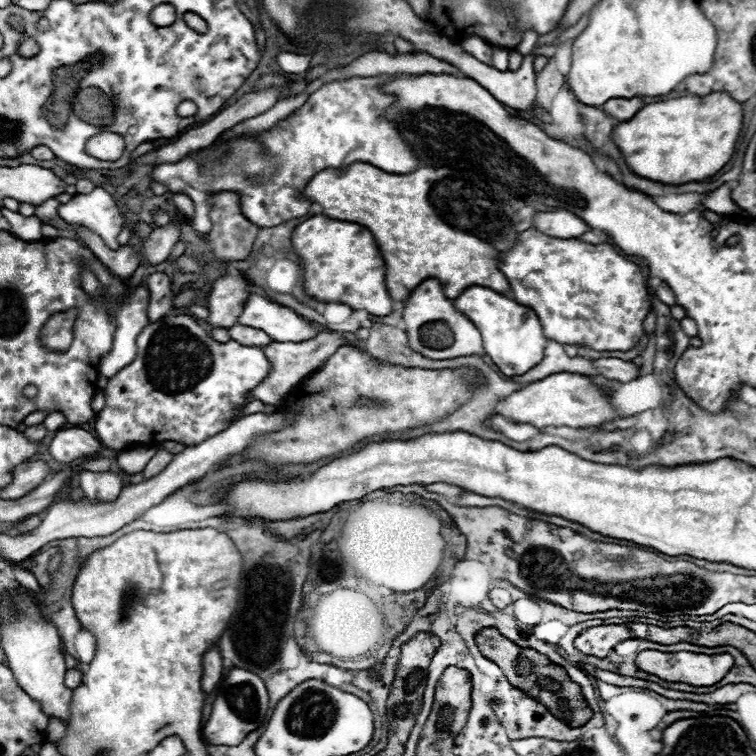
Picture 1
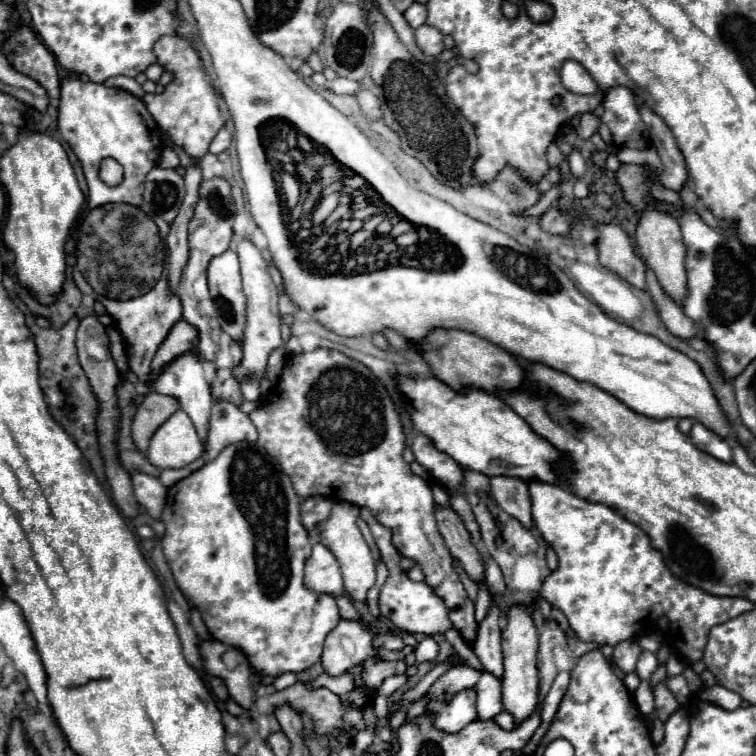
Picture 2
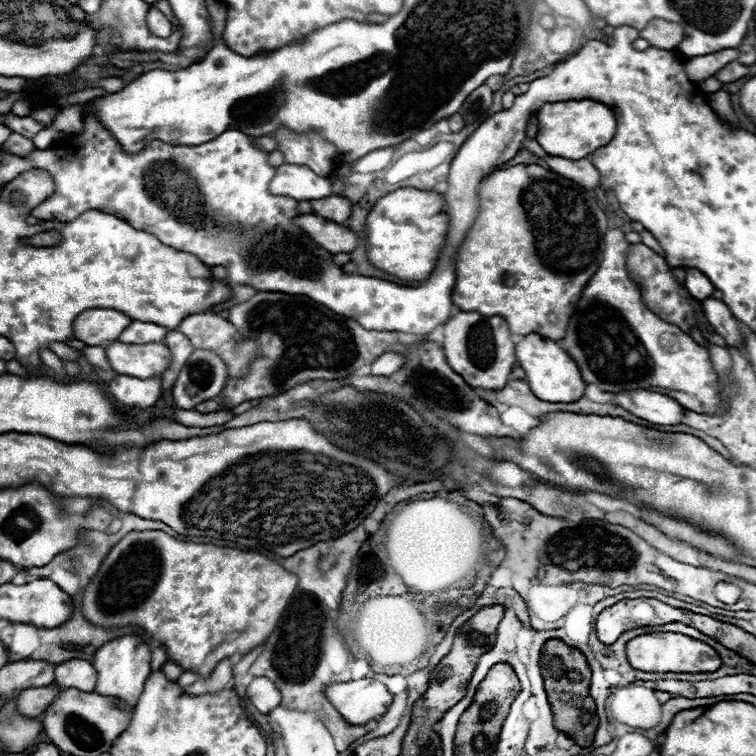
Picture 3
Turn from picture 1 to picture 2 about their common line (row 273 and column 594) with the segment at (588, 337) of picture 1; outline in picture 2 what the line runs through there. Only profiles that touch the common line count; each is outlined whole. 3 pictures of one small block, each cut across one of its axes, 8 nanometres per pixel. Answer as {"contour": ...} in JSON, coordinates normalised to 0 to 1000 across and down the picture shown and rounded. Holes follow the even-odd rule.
{"contour":[[[704,635],[698,638],[698,648],[704,661],[706,696],[712,698],[717,712],[733,725],[741,741],[738,754],[733,754],[720,767],[714,788],[749,812],[757,833],[765,839],[767,847],[788,849],[794,854],[799,852],[815,854],[817,849],[839,844],[844,839],[865,836],[868,820],[878,812],[884,815],[889,828],[886,841],[892,841],[892,847],[902,844],[902,865],[897,868],[918,878],[929,870],[937,836],[942,828],[974,817],[981,810],[992,810],[997,804],[997,799],[989,796],[987,791],[947,791],[892,765],[886,754],[878,749],[873,730],[862,728],[857,706],[852,706],[852,701],[847,701],[841,693],[820,685],[820,680],[815,680],[810,672],[794,664],[772,661],[741,640],[722,640],[714,635]]]}

